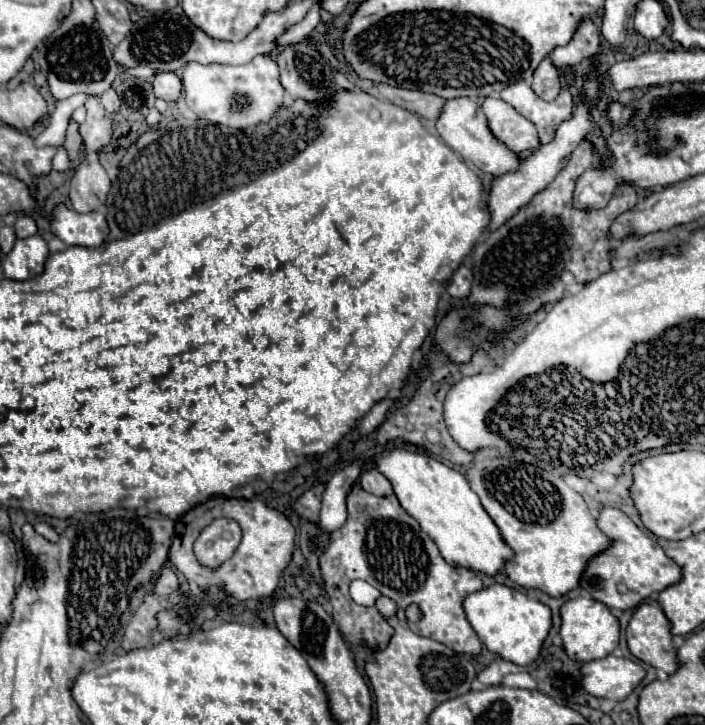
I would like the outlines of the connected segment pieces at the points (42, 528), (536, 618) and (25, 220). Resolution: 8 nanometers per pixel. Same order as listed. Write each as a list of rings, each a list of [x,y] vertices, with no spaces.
[[[45,522],[35,523],[34,529],[37,533],[44,536],[47,540],[51,542],[57,542],[60,538],[59,534]]]
[[[491,584],[467,594],[463,600],[463,610],[487,650],[517,666],[527,666],[539,656],[541,644],[551,628],[551,610],[543,602],[531,600],[517,588],[505,584]]]
[[[19,216],[15,222],[15,232],[17,232],[17,238],[29,238],[29,236],[37,234],[35,220],[29,216]]]

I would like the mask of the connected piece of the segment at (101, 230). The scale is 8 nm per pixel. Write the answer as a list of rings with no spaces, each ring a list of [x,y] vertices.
[[[57,206],[53,216],[55,216],[55,220],[51,224],[51,230],[67,246],[99,248],[109,236],[107,218],[101,212],[79,214],[65,206]]]

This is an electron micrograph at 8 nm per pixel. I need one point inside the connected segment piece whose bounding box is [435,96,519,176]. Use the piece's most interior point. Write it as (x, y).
(461, 124)

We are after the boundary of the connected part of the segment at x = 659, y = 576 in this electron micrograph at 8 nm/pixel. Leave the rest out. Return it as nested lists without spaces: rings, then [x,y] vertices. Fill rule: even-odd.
[[[605,506],[597,516],[597,526],[611,540],[611,546],[587,562],[579,580],[579,588],[585,594],[609,608],[629,610],[639,606],[653,592],[661,592],[663,588],[679,582],[681,568],[663,552],[663,548],[653,538],[639,530],[627,514],[617,508]],[[619,584],[623,584],[627,590],[619,592]]]

